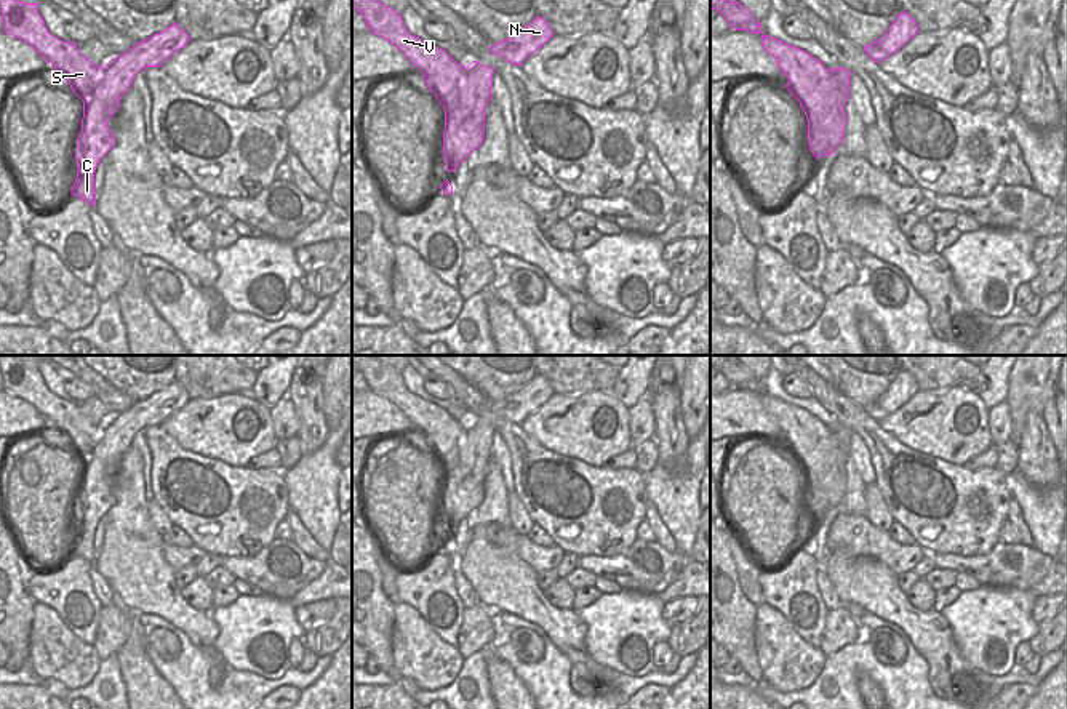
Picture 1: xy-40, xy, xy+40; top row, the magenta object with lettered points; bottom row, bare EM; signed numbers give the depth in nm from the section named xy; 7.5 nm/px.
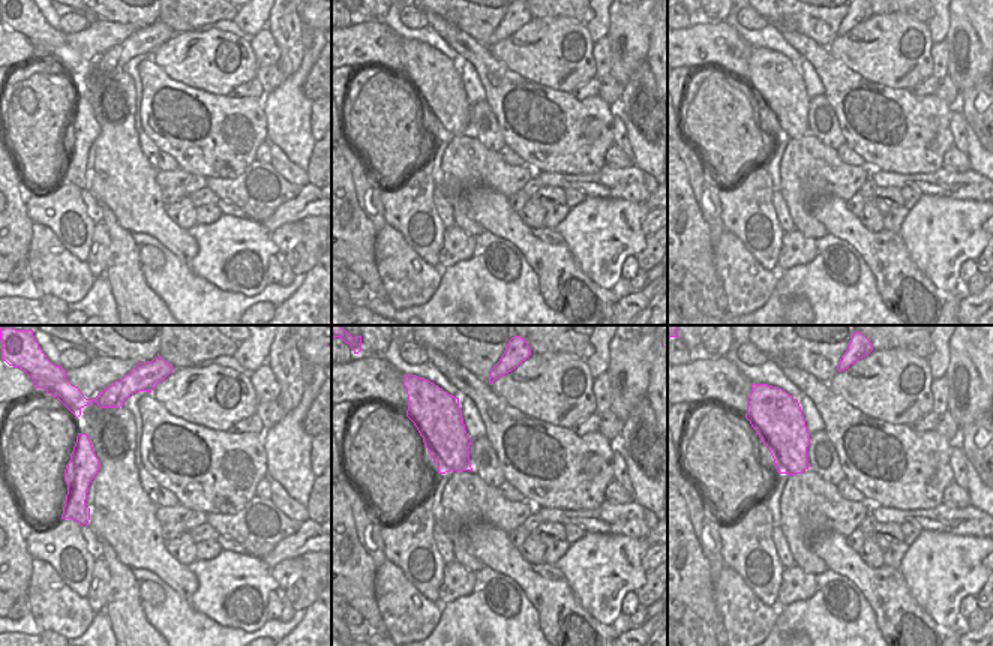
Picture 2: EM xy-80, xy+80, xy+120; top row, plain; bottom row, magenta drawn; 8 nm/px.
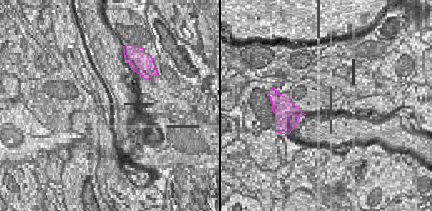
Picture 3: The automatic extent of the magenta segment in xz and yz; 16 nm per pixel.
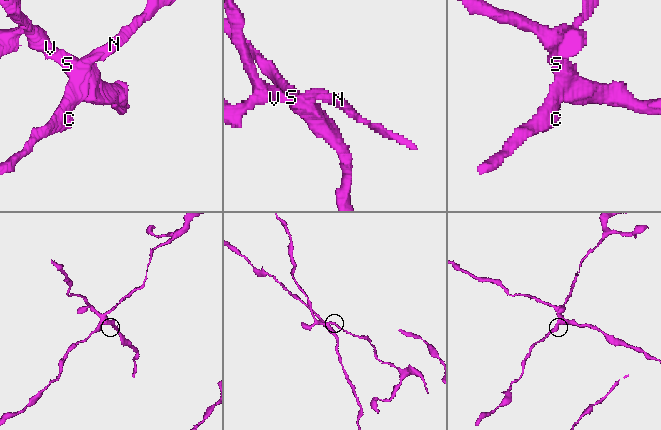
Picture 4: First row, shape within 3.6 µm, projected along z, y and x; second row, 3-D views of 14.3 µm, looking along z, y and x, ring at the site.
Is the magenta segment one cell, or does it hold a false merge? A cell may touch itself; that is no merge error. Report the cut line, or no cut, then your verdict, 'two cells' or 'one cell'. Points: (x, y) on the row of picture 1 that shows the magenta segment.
cut in xy+40 along (808, 119), (827, 116), (835, 108), (840, 108), (845, 125); two cells

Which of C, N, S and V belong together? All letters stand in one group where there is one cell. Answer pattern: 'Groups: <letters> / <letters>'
Groups: C N / S V.

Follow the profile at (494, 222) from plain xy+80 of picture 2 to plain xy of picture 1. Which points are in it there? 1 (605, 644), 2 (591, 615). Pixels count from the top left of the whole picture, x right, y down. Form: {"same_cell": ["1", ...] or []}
{"same_cell": []}

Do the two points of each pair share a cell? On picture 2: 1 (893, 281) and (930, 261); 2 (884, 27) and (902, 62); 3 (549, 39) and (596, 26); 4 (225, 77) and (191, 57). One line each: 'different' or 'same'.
1: different
2: same
3: different
4: same

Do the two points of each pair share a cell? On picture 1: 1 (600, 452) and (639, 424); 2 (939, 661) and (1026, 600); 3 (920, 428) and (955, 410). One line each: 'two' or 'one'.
1: two
2: two
3: one

